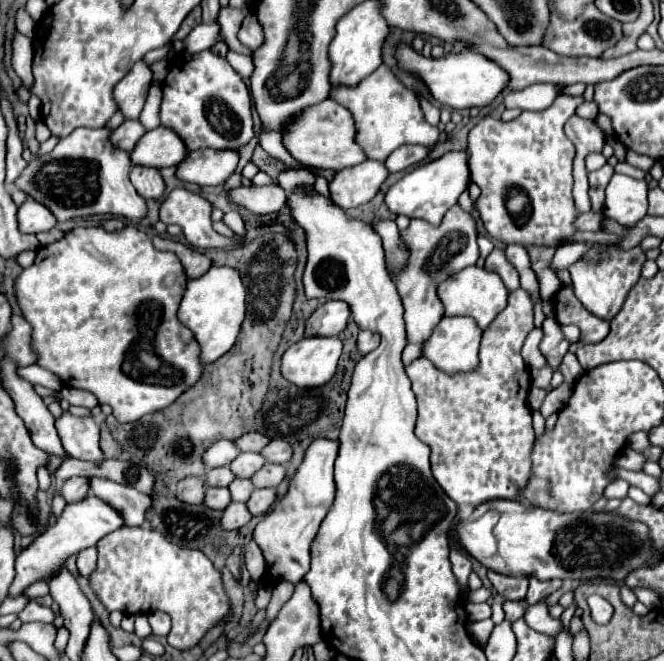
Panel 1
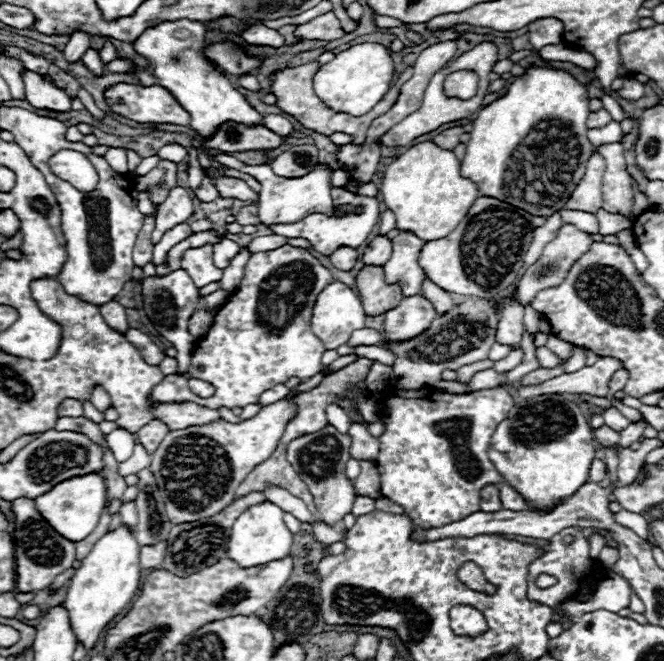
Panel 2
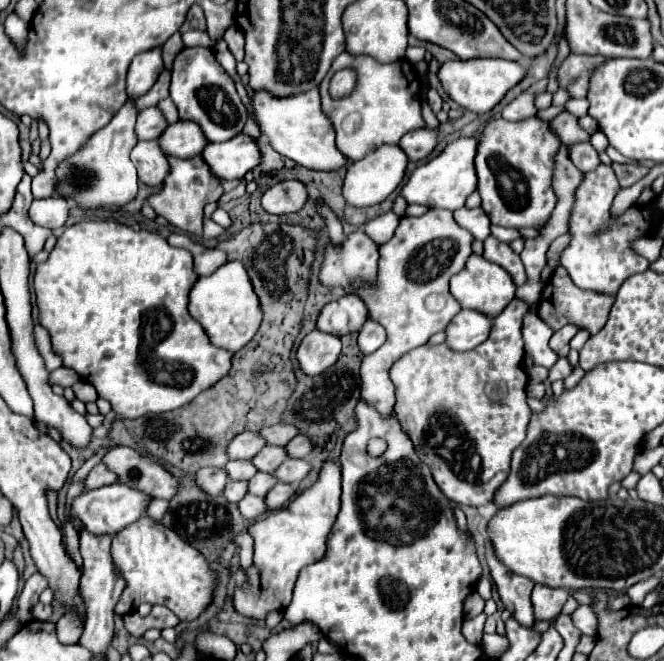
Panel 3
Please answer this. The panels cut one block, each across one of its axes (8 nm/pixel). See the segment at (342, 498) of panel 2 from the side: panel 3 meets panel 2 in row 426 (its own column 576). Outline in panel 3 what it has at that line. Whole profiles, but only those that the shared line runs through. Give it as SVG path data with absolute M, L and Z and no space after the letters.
M566 324L560 330L554 332L554 336L550 338L550 348L556 350L560 356L568 356L570 352L570 340L572 336L576 336L580 332L580 326L576 324Z

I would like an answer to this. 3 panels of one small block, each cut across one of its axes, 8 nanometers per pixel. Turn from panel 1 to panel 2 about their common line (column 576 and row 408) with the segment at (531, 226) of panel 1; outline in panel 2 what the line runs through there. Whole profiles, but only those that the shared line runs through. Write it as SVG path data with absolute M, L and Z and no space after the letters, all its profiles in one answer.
M94 386L94 390L92 390L92 396L90 396L90 402L100 410L100 412L104 412L112 402L110 402L110 396L106 394L106 390L102 388L102 386Z

